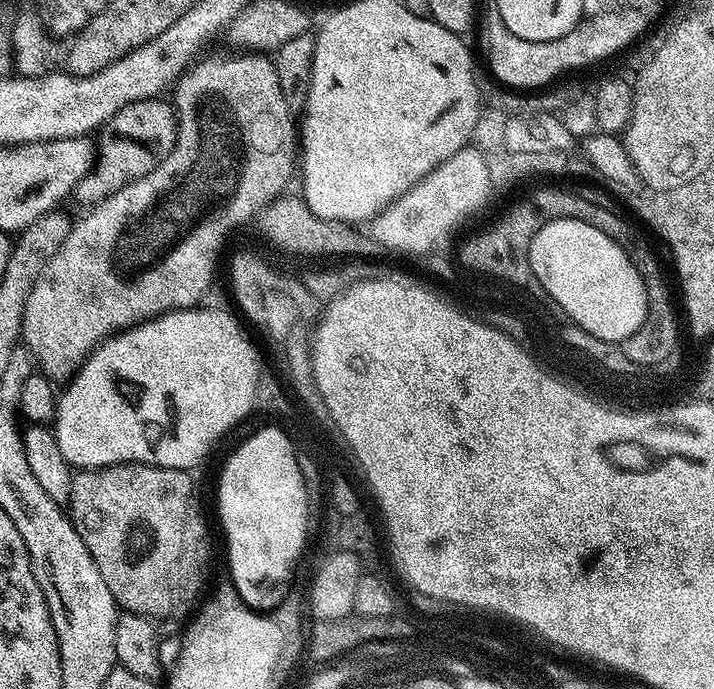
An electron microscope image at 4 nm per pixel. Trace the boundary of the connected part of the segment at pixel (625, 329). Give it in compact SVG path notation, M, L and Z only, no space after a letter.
M571 219L550 221L533 236L529 248L529 262L538 281L549 292L550 297L558 302L558 306L582 330L594 335L595 338L605 340L606 343L618 343L632 337L642 326L648 313L648 299L644 280L640 277L640 269L636 267L631 255L615 244L595 224Z

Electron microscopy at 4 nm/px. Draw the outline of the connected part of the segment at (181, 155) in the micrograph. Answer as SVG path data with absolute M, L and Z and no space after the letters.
M237 51L236 56L208 56L197 59L188 71L176 81L174 93L174 109L177 122L177 140L169 156L152 172L138 177L122 186L120 190L95 207L89 207L85 216L73 223L70 234L66 234L66 242L58 246L58 254L46 262L46 270L38 274L38 282L34 282L34 290L30 290L30 298L26 298L26 310L22 318L22 344L32 351L39 371L53 382L67 382L82 367L84 360L92 349L117 332L124 332L136 324L144 324L147 320L161 316L164 312L177 312L180 308L195 308L208 292L212 284L212 275L216 272L216 259L224 248L224 236L240 228L248 219L255 217L263 208L272 203L285 191L288 179L293 179L298 168L298 124L292 116L286 98L282 98L282 86L278 86L278 70L275 63L267 55L258 52Z

